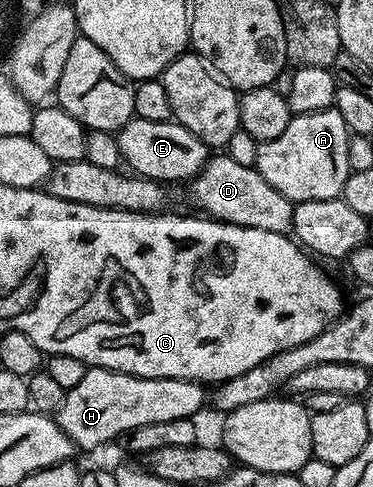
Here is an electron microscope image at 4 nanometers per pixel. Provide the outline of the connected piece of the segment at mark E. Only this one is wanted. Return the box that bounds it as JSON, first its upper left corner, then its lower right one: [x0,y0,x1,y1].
[116,117,210,184]

